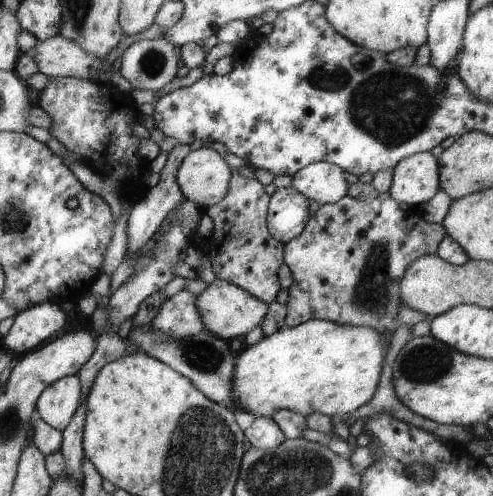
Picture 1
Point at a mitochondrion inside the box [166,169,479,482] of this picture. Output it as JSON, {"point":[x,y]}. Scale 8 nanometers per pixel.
{"point":[372,297]}

